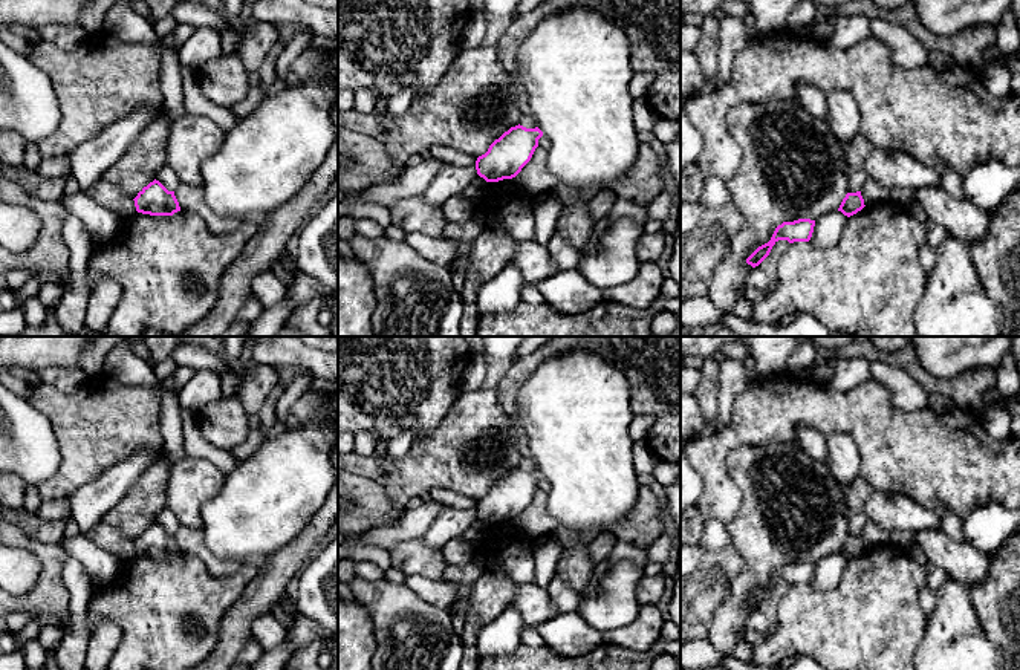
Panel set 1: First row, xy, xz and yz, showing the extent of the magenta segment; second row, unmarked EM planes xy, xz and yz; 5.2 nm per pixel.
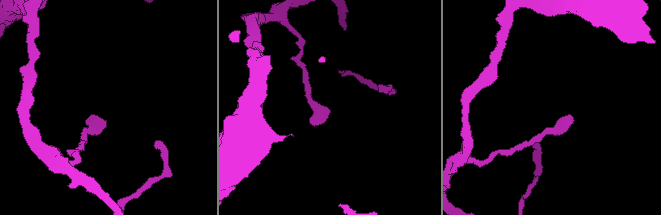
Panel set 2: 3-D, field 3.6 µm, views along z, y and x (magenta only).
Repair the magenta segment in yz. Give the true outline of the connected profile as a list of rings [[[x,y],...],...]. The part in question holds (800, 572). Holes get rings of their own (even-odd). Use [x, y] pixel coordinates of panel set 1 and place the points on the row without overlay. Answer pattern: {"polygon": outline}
{"polygon": [[[798,561],[794,564],[783,564],[778,568],[771,580],[771,583],[759,589],[748,601],[746,606],[752,610],[759,609],[771,595],[772,589],[778,583],[794,584],[809,584],[814,575],[815,563]]]}

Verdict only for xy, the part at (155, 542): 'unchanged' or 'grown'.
unchanged

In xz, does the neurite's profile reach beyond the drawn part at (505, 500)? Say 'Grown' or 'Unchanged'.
Unchanged

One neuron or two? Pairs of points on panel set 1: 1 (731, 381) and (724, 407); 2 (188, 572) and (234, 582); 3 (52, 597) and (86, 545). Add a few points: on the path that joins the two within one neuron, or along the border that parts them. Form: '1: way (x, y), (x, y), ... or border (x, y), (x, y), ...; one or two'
1: way (730, 387), (725, 401); one
2: way (199, 583), (224, 585); one
3: border (60, 543), (68, 556); two

